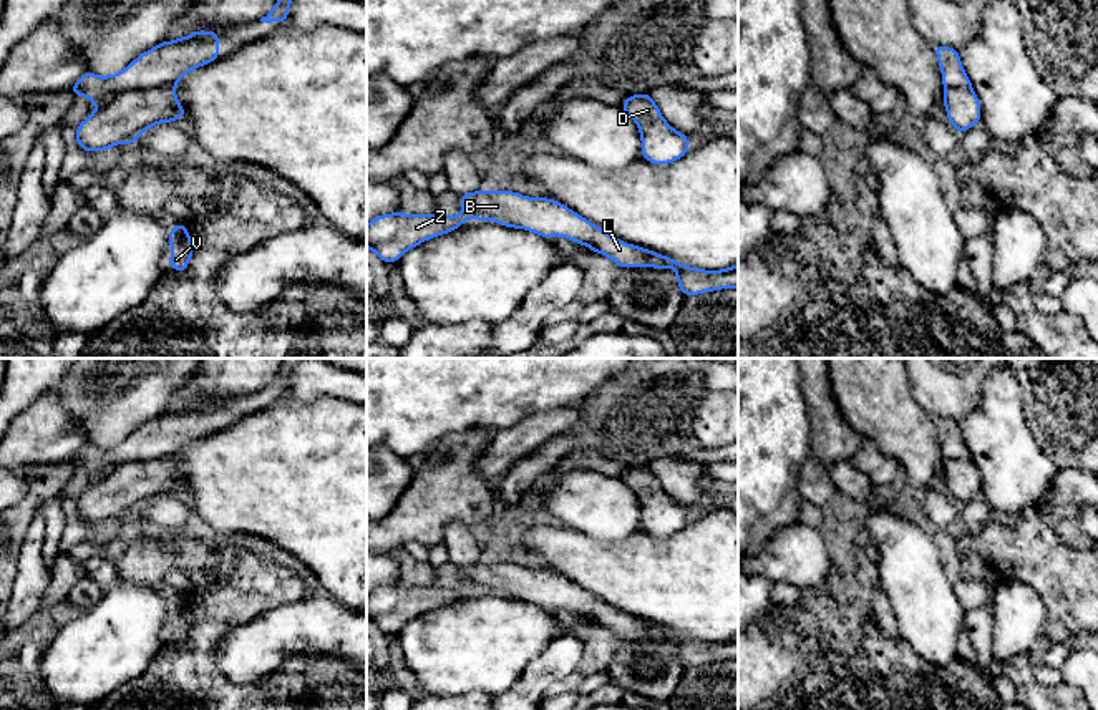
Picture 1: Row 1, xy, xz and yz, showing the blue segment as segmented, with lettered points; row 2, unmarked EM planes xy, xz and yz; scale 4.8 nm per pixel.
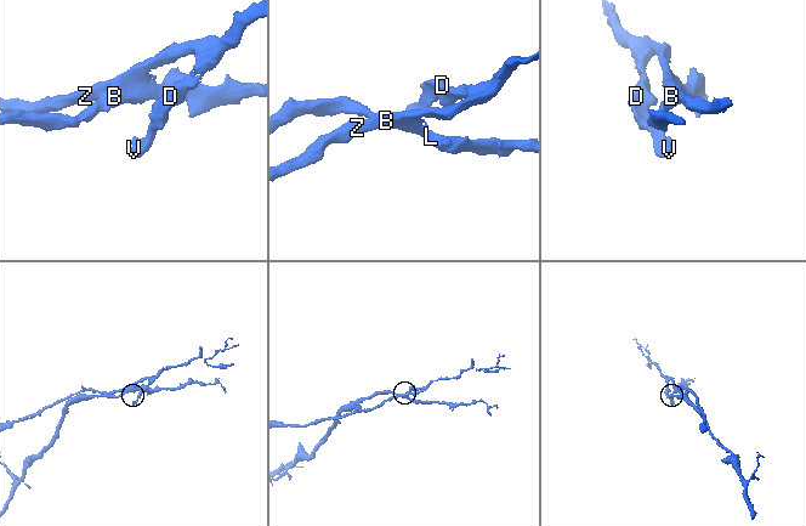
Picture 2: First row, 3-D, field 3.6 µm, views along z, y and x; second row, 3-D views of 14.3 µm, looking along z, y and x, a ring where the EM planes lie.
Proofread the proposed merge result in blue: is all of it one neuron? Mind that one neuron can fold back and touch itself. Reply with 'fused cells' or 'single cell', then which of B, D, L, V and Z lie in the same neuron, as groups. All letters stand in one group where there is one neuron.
single cell; B D L V Z

